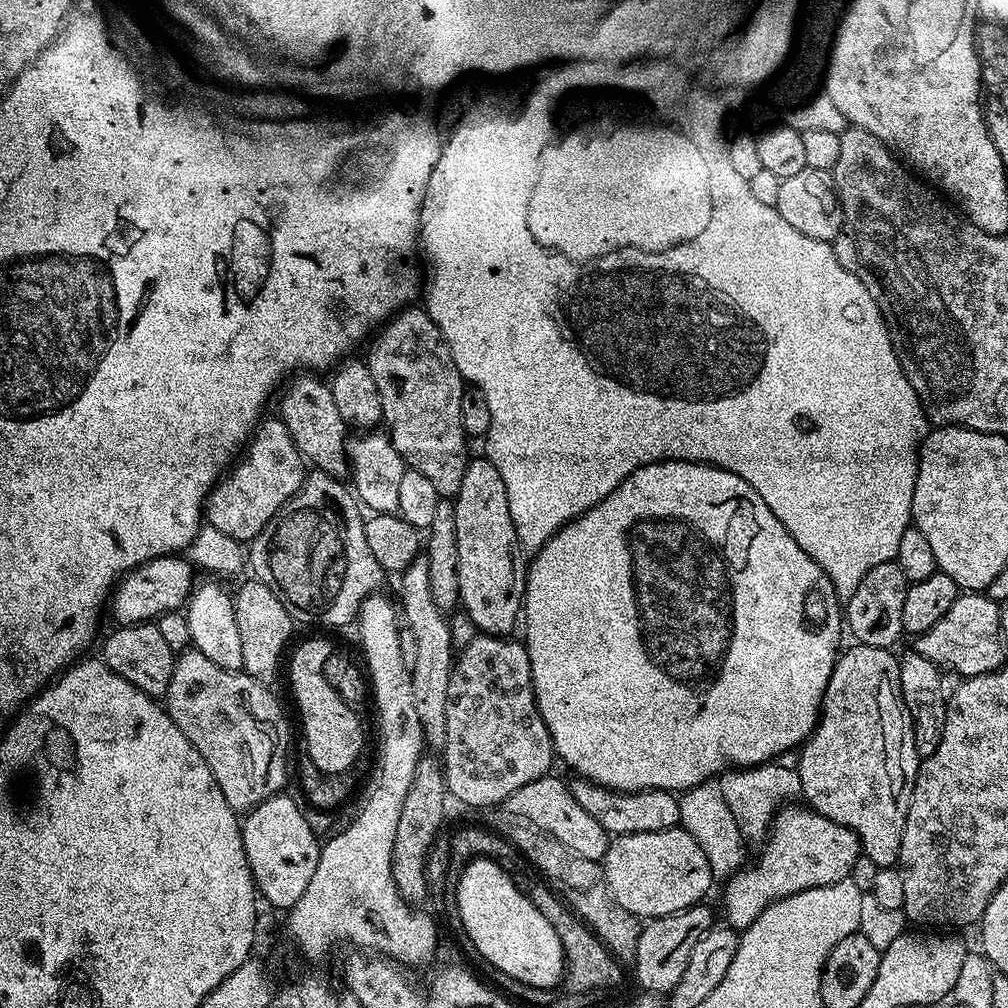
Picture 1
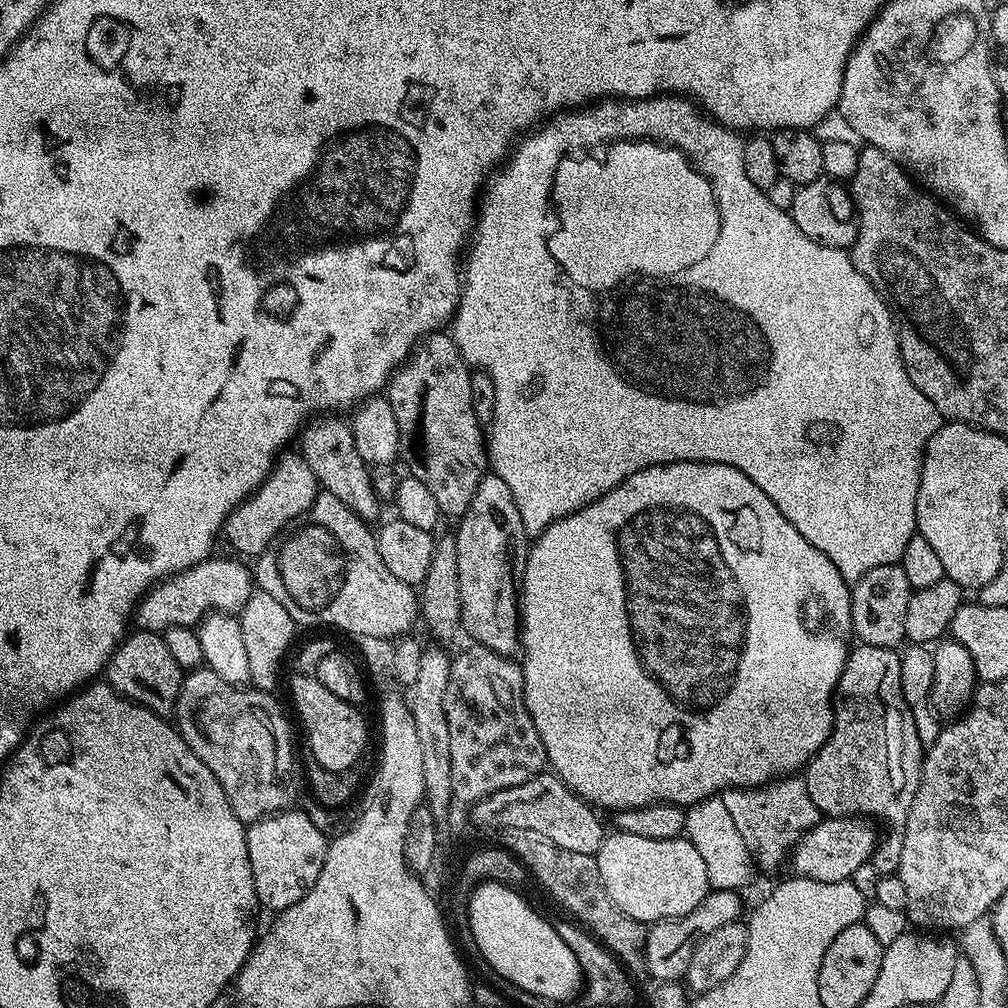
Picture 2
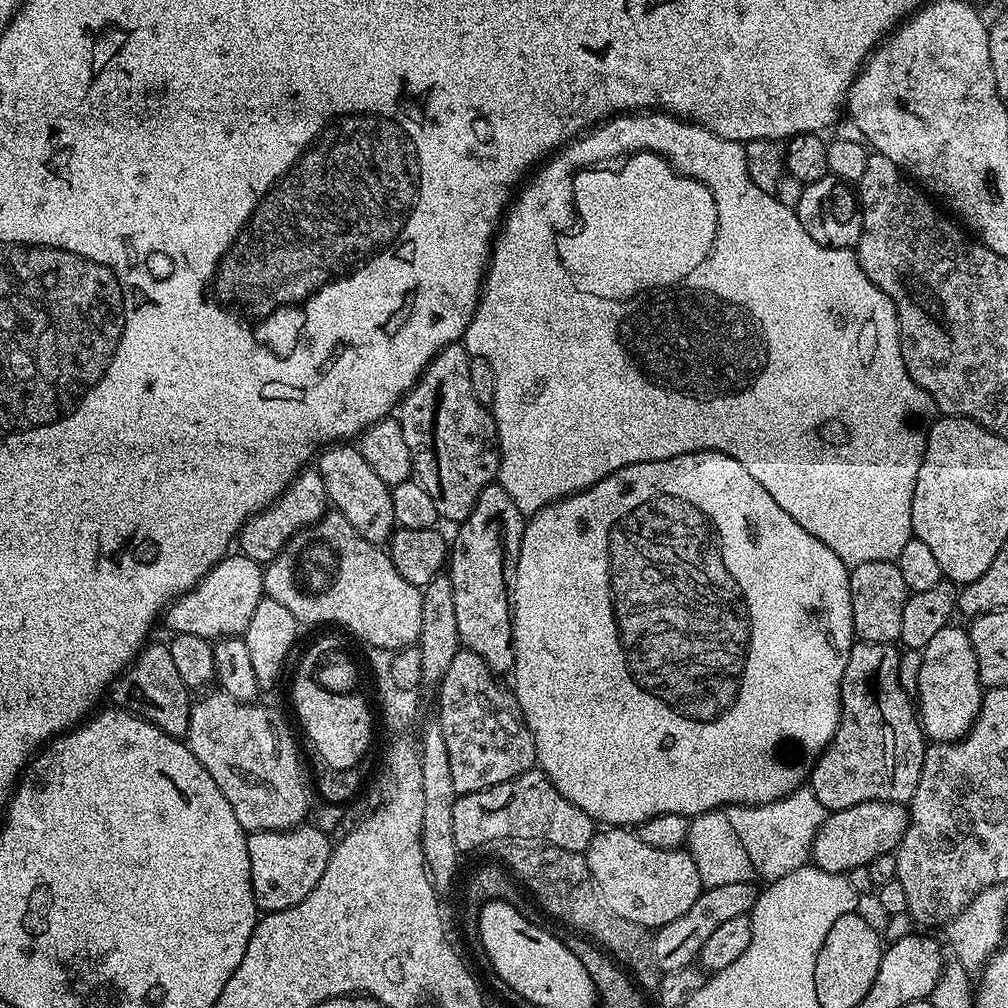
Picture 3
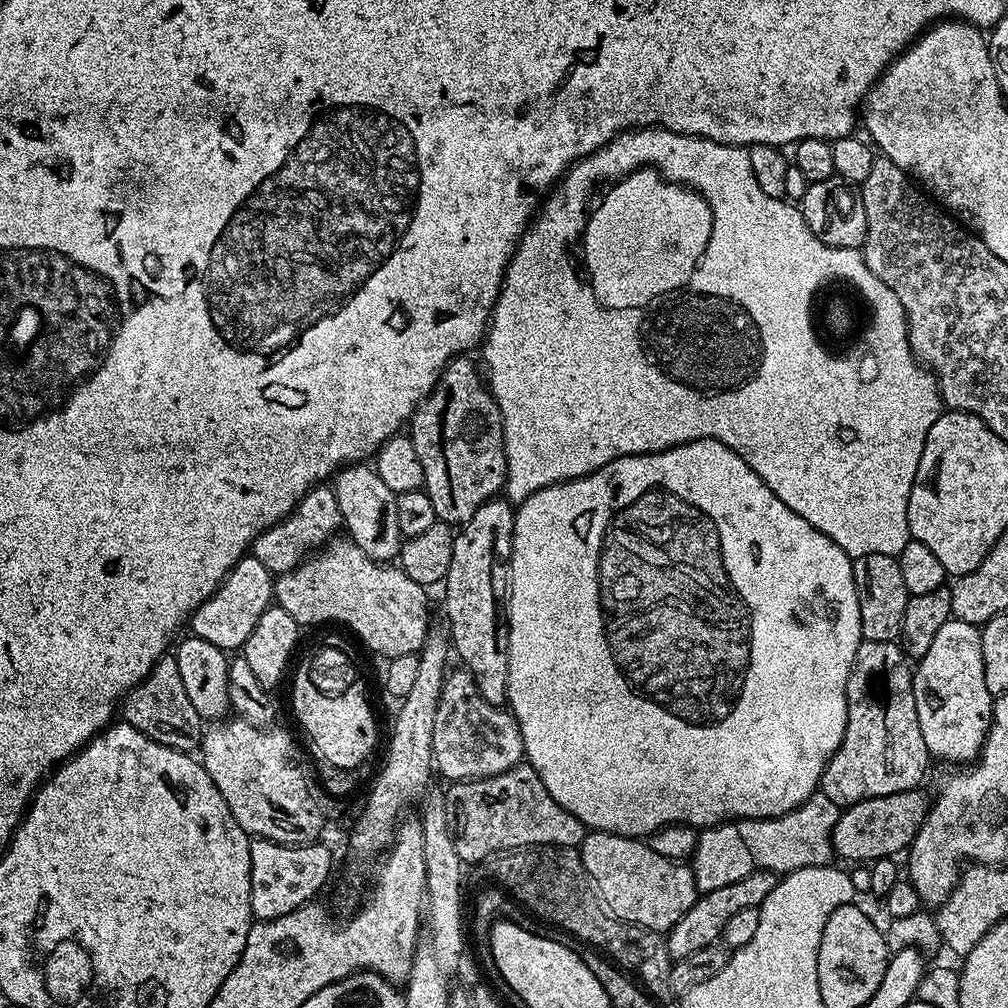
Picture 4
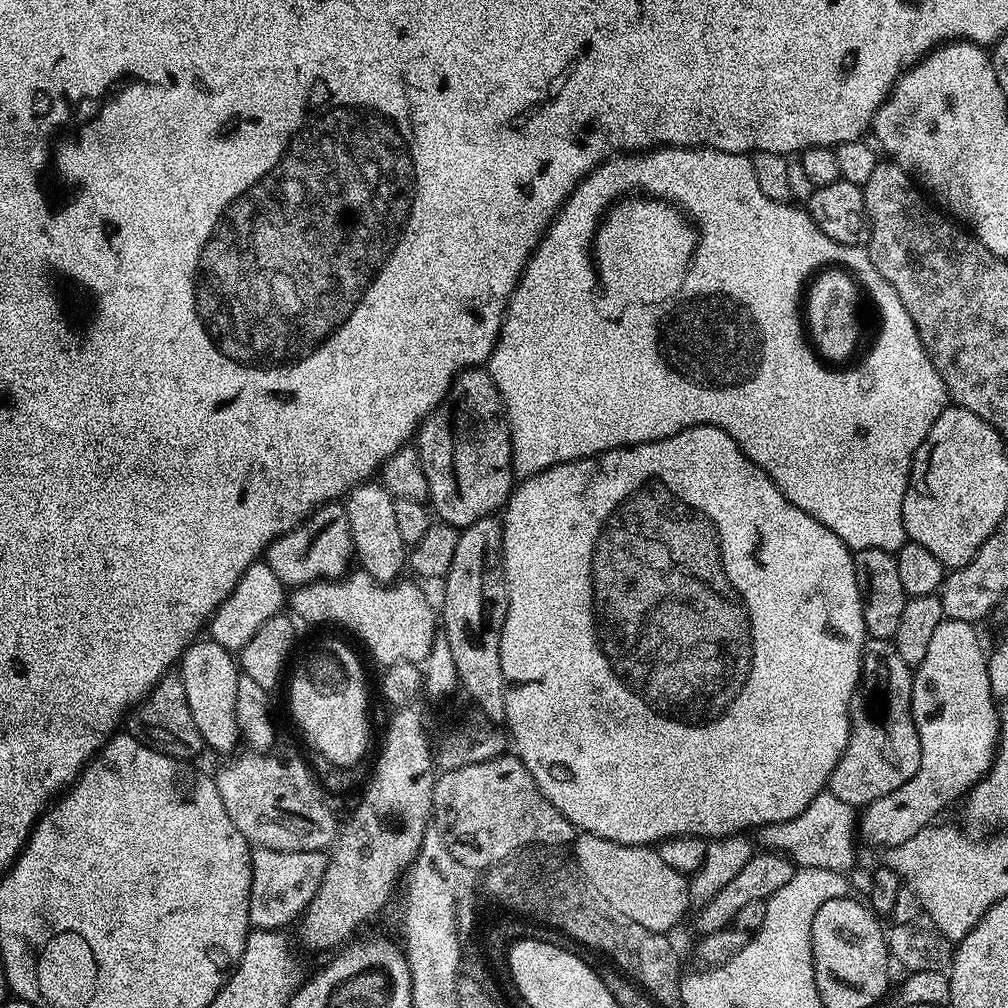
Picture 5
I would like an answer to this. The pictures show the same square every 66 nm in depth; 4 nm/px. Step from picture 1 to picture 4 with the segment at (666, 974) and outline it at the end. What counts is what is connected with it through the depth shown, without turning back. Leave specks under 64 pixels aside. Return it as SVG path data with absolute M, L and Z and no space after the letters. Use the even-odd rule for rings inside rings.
M754 870L746 878L719 885L714 890L697 895L694 906L690 906L690 910L686 910L686 914L682 914L679 922L666 933L668 952L673 961L686 958L686 954L694 954L694 950L713 947L723 937L726 921L738 914L738 910L759 908L766 896L774 890L777 881L775 872Z

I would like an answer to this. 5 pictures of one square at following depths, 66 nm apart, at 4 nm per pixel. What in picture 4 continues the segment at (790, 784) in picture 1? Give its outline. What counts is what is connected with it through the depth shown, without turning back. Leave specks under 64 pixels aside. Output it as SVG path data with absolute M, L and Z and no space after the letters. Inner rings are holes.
M822 791L817 792L806 802L802 802L794 810L790 810L781 816L766 818L765 820L742 820L738 827L742 834L742 842L750 850L750 858L757 869L777 874L790 873L802 867L822 867L833 859L832 851L832 828L838 822L841 809Z

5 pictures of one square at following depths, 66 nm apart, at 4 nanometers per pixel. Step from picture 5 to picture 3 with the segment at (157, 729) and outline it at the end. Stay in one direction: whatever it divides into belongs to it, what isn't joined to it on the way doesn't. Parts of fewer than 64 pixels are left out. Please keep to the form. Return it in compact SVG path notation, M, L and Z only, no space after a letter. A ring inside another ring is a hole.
M145 643L144 647L140 649L139 654L136 655L135 660L112 681L110 685L110 696L112 692L111 703L115 707L124 708L135 716L142 717L146 722L158 726L158 730L162 730L166 734L177 738L187 737L193 705L193 701L191 699L188 700L190 689L184 685L182 678L178 675L178 669L174 666L174 658L170 654L167 643L152 643Z

